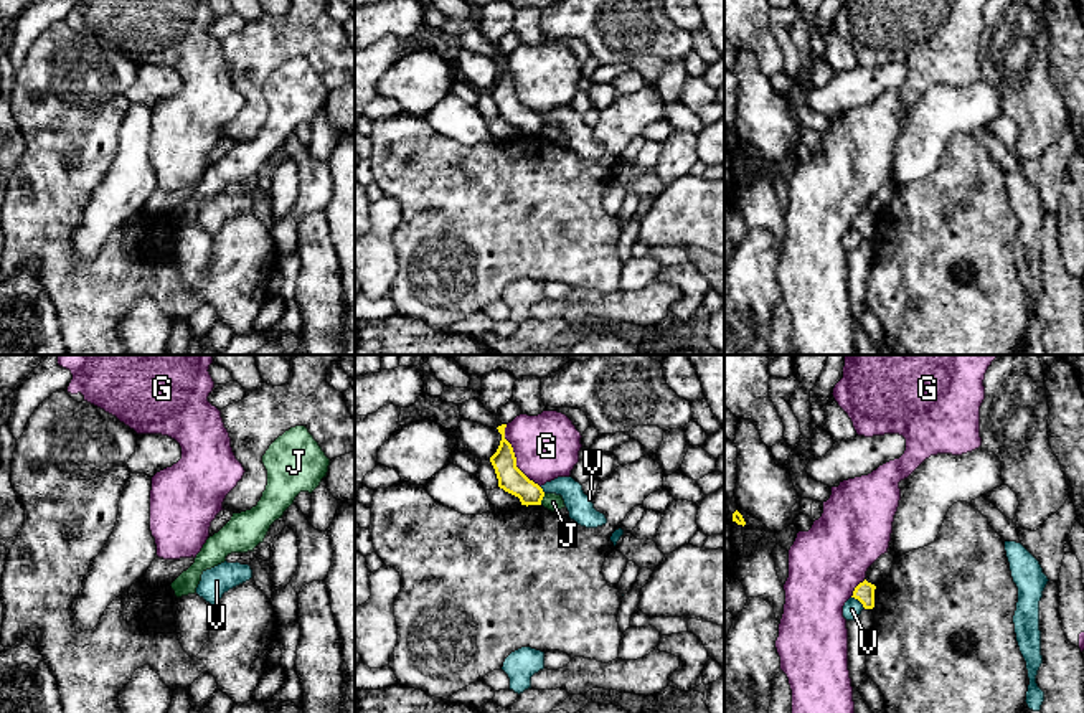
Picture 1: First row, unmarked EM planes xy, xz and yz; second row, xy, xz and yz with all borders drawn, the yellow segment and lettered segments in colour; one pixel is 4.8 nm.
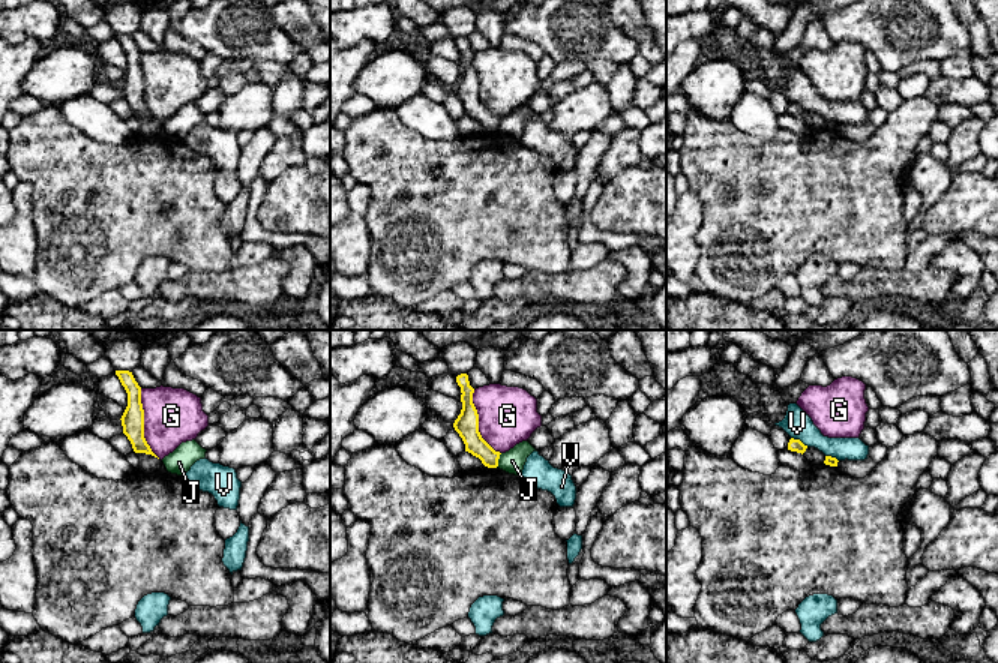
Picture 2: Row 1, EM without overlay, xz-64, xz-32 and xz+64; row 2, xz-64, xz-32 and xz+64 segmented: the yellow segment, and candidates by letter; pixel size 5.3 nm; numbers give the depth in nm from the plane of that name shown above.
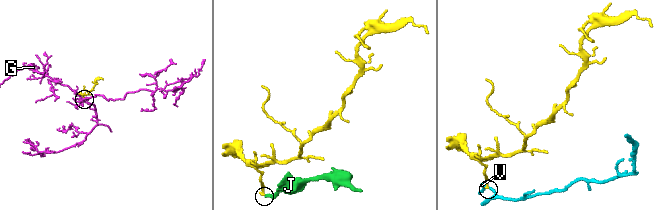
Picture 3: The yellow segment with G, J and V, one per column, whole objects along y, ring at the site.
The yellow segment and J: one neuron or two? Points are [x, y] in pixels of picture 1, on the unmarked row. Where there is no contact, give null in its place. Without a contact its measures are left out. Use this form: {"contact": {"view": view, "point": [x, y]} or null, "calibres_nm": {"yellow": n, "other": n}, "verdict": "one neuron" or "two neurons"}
{"contact": {"view": "xz", "point": [542, 129]}, "calibres_nm": {"yellow": 120, "other": 90}, "verdict": "two neurons"}

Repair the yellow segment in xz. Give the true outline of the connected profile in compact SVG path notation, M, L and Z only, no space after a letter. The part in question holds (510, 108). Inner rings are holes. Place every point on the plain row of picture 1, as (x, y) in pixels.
M507 54L498 56L502 64L497 83L490 87L498 117L520 129L521 135L541 135L543 119L530 111L518 97L511 74L505 69Z

